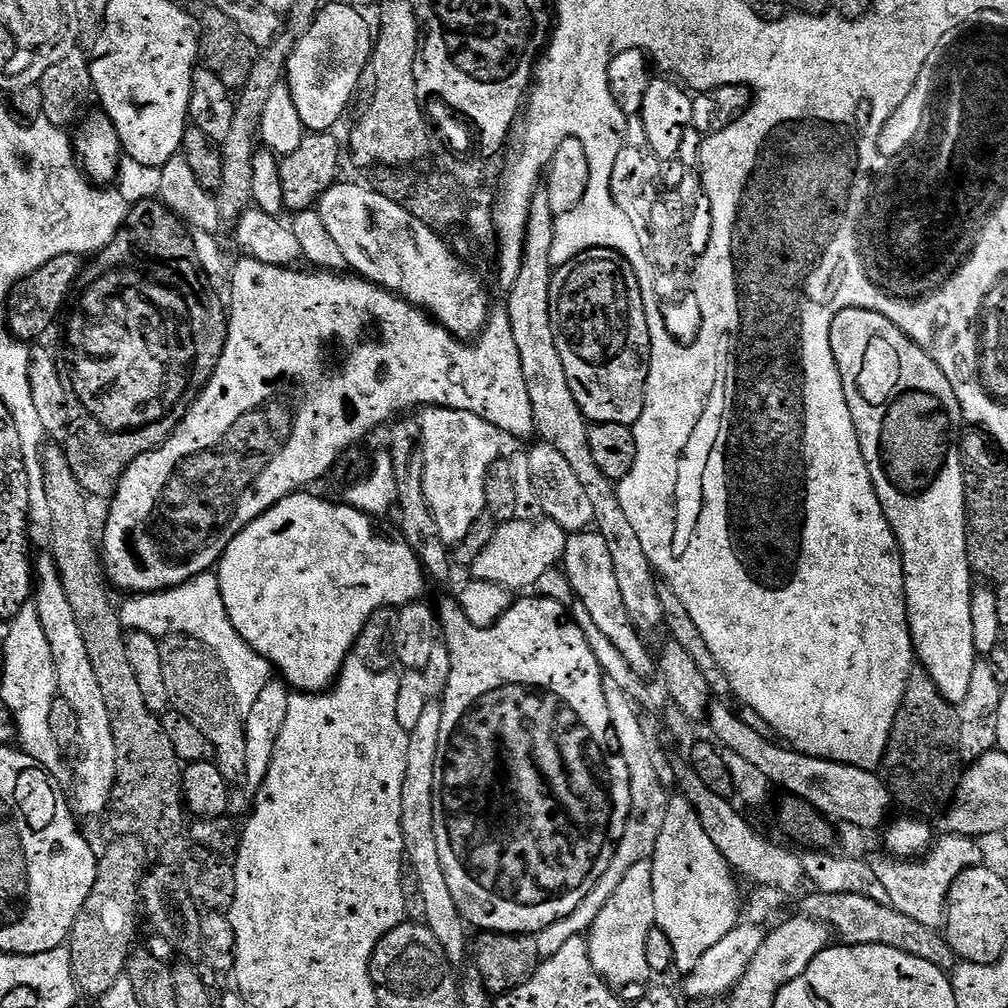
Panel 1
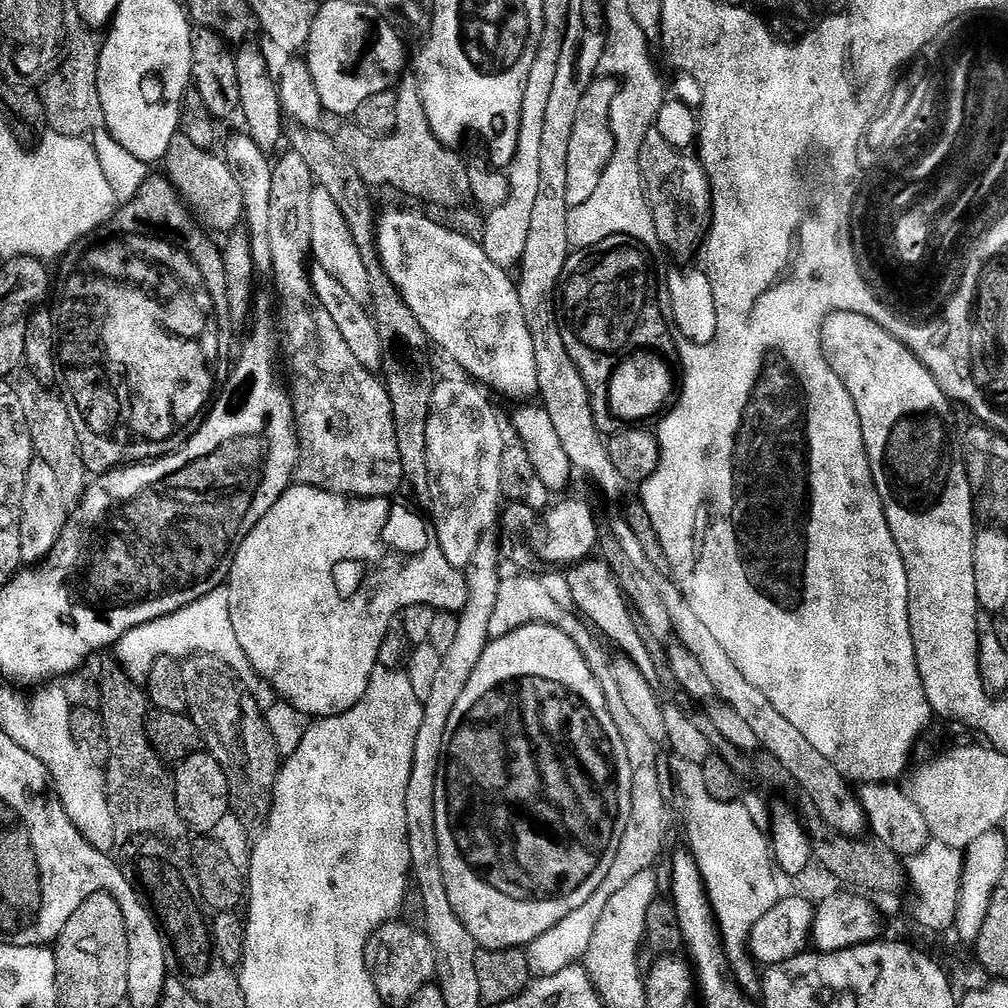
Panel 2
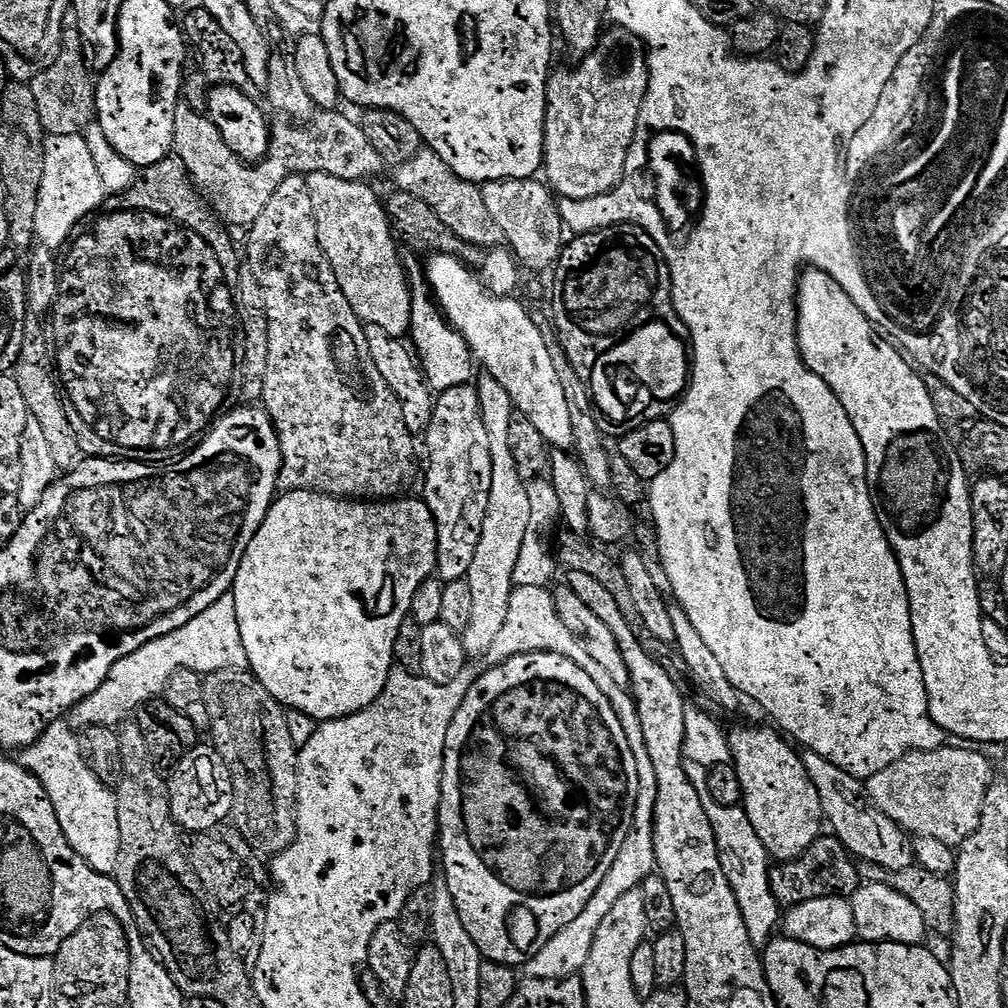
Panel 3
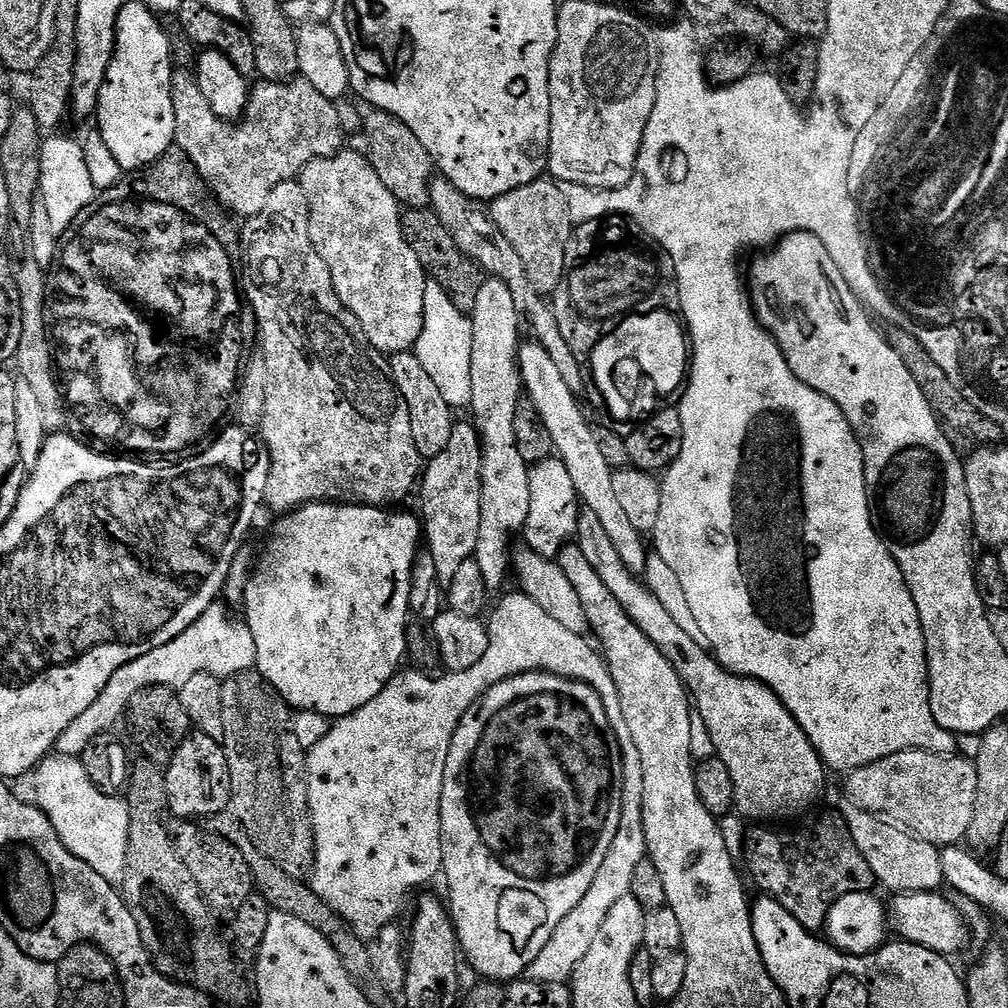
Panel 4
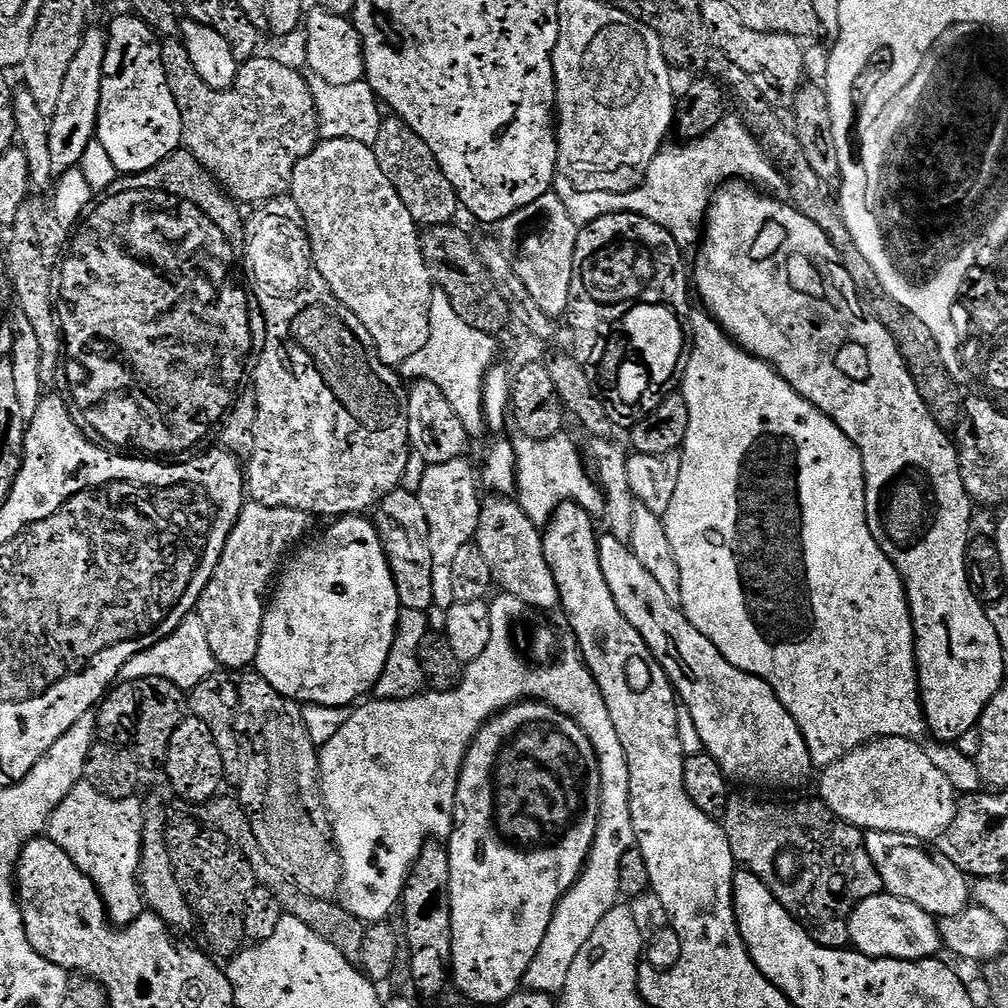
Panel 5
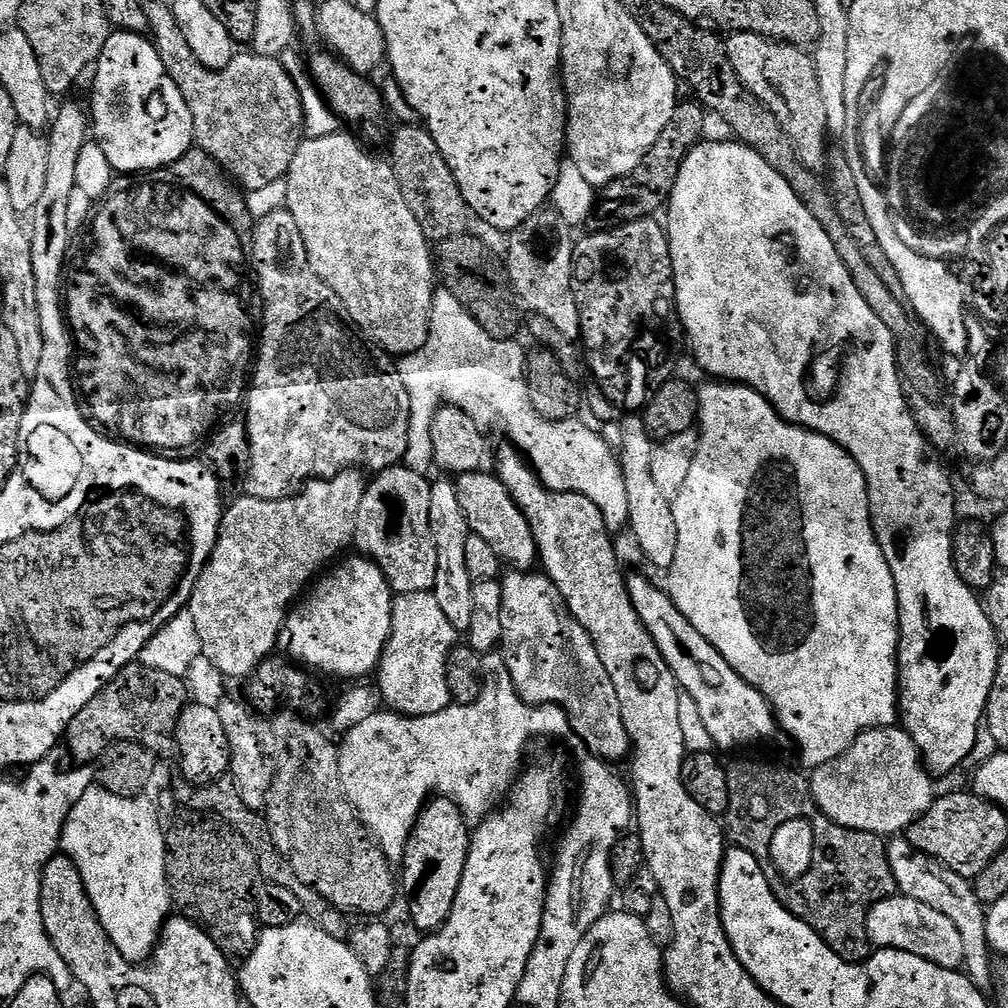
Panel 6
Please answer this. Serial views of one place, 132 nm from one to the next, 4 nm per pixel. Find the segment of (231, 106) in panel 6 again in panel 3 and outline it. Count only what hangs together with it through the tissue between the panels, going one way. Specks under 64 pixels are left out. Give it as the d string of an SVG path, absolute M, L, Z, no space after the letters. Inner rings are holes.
M180 103L176 107L174 114L174 142L172 143L174 154L182 158L186 170L192 176L192 183L196 185L201 196L206 198L206 203L217 217L225 225L233 229L247 229L266 210L266 202L274 198L274 190L286 182L286 178L291 176L304 176L309 172L321 172L330 174L334 178L346 178L347 180L371 181L371 176L376 176L380 171L386 168L384 160L374 150L372 143L366 138L363 127L356 124L348 116L343 116L340 110L335 111L317 111L311 120L304 123L280 122L280 124L271 129L271 140L269 142L268 152L259 163L245 163L233 154L223 141L222 134L207 115L195 113L185 103Z

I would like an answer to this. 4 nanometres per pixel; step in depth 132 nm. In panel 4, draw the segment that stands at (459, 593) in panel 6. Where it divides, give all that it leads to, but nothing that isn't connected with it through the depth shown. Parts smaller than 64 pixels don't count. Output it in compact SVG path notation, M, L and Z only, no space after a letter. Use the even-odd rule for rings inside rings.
M456 422L453 426L453 433L450 434L450 442L447 443L444 452L438 454L437 457L429 459L426 467L422 472L422 487L420 492L420 508L424 511L422 515L422 532L426 537L426 550L434 558L434 567L438 570L438 578L441 584L448 586L454 579L454 574L457 573L461 567L462 562L466 562L467 559L475 557L476 543L478 542L478 526L482 522L482 458L484 457L484 451L480 448L480 434L476 431L475 423L467 422L468 424L462 424L462 422Z

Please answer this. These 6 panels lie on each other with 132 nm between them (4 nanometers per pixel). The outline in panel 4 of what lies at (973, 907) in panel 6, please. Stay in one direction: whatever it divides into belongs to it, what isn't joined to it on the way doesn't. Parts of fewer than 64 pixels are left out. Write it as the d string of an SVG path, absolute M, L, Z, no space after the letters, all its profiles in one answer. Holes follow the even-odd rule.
M851 802L845 805L842 815L850 830L850 838L854 838L858 854L866 858L866 866L870 866L881 889L889 888L892 894L935 892L944 884L941 849L937 845L920 840L911 832L906 832L903 828L898 828L895 824L890 824Z

